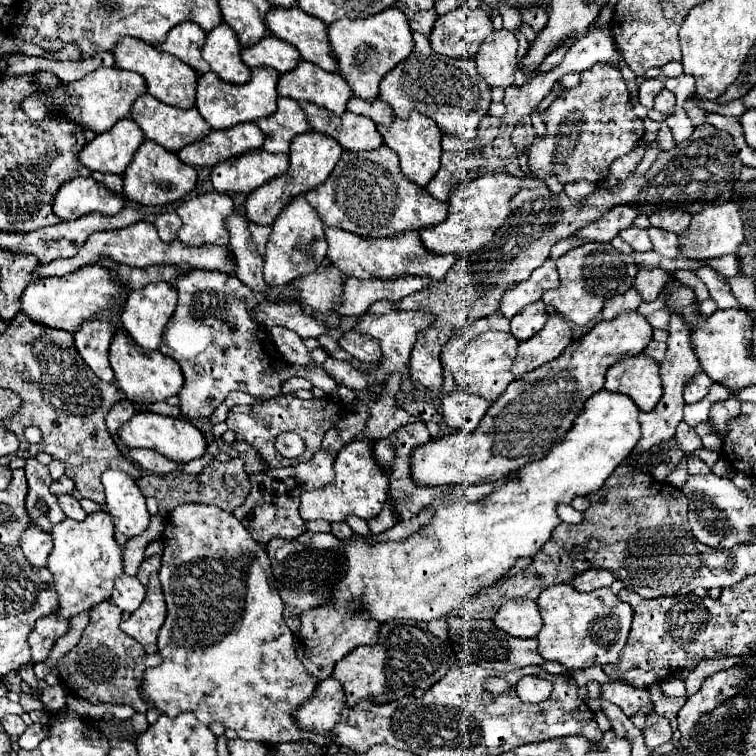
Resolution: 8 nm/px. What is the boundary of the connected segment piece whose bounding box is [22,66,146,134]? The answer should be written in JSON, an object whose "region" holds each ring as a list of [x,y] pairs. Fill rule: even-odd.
{"region":[[[96,68],[88,76],[76,80],[76,82],[62,82],[60,86],[48,90],[48,92],[36,92],[28,96],[22,104],[22,110],[28,118],[28,122],[40,122],[50,116],[66,118],[82,128],[90,128],[92,132],[100,134],[106,132],[116,120],[130,114],[130,108],[134,100],[146,92],[146,82],[140,74],[122,70],[122,68]]]}

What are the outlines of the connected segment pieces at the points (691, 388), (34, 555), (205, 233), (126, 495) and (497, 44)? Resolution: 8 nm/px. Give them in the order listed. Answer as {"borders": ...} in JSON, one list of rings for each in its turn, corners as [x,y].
{"borders":[[[[704,372],[696,374],[696,376],[686,384],[686,388],[684,388],[684,400],[686,400],[686,404],[700,402],[700,400],[708,394],[710,386],[712,386],[712,380],[710,380]]],[[[30,526],[22,538],[20,538],[20,548],[24,550],[28,562],[32,562],[32,566],[44,568],[48,562],[48,554],[52,550],[52,536],[50,532],[40,530],[38,526]]],[[[206,192],[184,200],[176,208],[182,218],[182,228],[178,230],[178,240],[188,246],[202,244],[228,244],[228,232],[224,228],[224,218],[234,212],[232,198],[220,192]]],[[[106,470],[102,474],[106,488],[106,510],[114,516],[118,532],[130,536],[142,534],[148,528],[150,514],[146,510],[146,498],[140,494],[136,480],[122,470]]],[[[498,30],[492,32],[482,44],[476,54],[478,74],[490,84],[490,86],[512,86],[514,84],[514,72],[518,68],[518,40],[514,32]]]]}

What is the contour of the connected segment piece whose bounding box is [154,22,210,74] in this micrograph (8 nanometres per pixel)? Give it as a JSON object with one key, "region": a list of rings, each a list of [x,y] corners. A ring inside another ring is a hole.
{"region":[[[184,22],[174,26],[162,44],[154,44],[154,46],[162,52],[180,58],[182,62],[192,66],[198,74],[204,74],[210,70],[208,62],[202,58],[204,40],[206,40],[206,32],[198,24]]]}

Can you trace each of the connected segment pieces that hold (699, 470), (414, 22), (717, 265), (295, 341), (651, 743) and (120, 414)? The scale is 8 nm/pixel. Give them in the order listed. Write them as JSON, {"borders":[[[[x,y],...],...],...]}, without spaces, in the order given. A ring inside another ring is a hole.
{"borders":[[[[690,456],[686,462],[686,468],[690,474],[708,474],[710,472],[710,468],[698,456]]],[[[434,10],[416,12],[414,18],[410,20],[410,30],[412,30],[412,32],[420,32],[420,34],[424,34],[424,36],[430,36],[436,18],[438,18],[438,14],[436,14]]],[[[726,254],[726,256],[720,256],[720,258],[708,258],[708,260],[702,260],[702,262],[712,266],[722,276],[736,276],[740,272],[740,258],[734,256],[734,254]]],[[[272,326],[272,328],[268,328],[268,334],[272,336],[278,352],[280,352],[288,362],[292,362],[292,364],[302,364],[302,366],[310,366],[310,364],[312,364],[310,354],[308,354],[302,338],[300,338],[296,332],[292,332],[292,330],[288,330],[288,328],[280,328],[280,326],[276,328],[276,326]]],[[[656,712],[646,716],[646,728],[644,728],[644,740],[646,746],[650,750],[656,750],[660,744],[668,742],[672,738],[672,728],[670,728],[670,720],[658,716]]],[[[120,400],[110,412],[108,412],[108,418],[106,418],[106,426],[108,426],[108,432],[114,436],[122,424],[126,424],[132,416],[136,414],[134,410],[134,404],[130,400]]]]}

